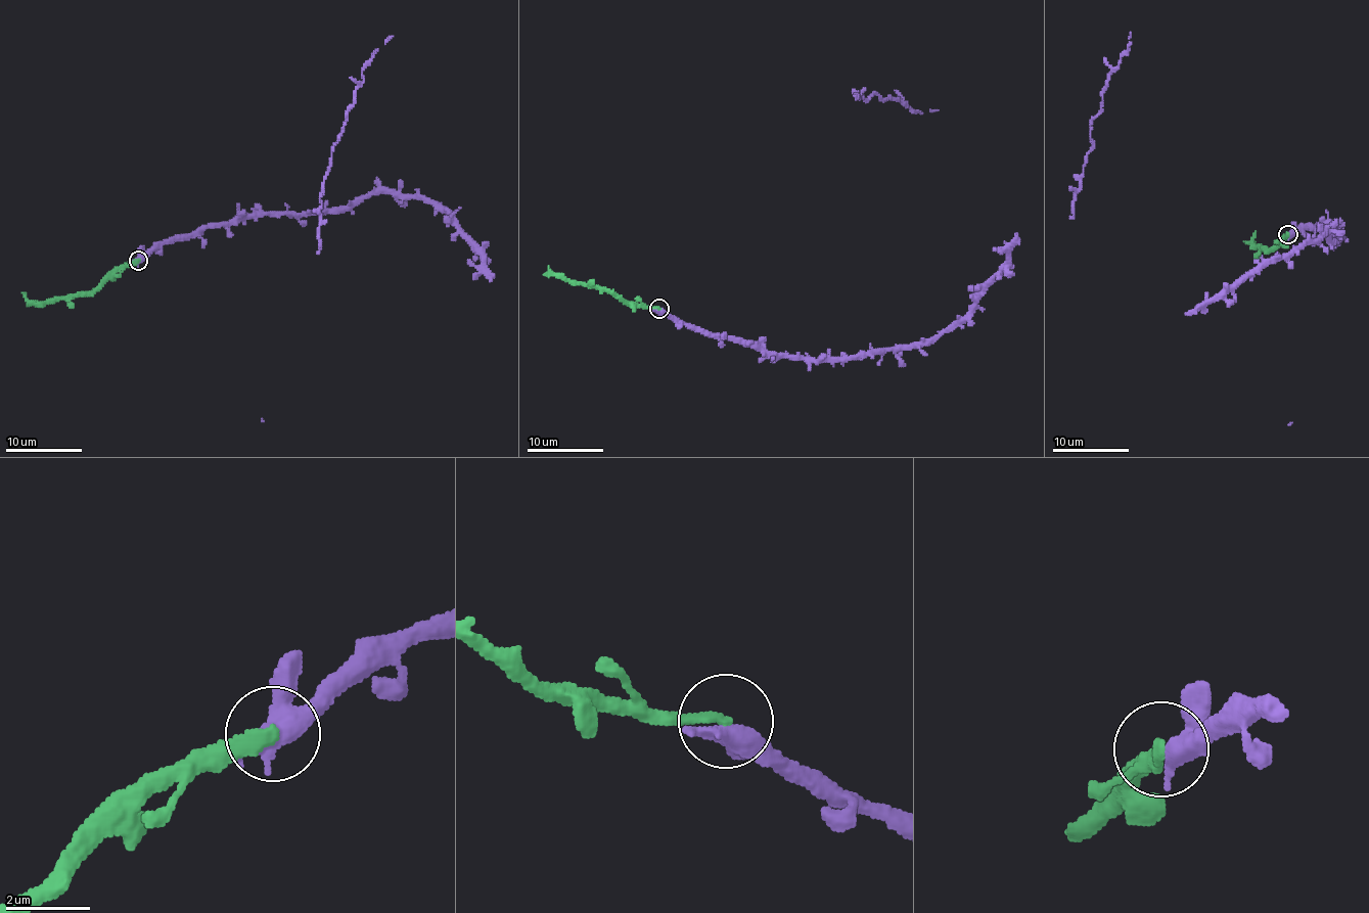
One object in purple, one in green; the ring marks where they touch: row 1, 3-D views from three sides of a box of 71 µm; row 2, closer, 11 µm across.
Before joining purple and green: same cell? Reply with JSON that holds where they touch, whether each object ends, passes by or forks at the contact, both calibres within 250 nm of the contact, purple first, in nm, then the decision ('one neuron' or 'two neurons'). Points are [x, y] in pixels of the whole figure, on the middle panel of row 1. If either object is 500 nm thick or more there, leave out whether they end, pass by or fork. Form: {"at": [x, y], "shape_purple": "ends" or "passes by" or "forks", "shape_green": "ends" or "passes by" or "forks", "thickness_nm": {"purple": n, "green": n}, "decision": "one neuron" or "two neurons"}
{"at": [658, 308], "shape_purple": "passes by", "shape_green": "ends", "thickness_nm": {"purple": 460, "green": 260}, "decision": "one neuron"}

